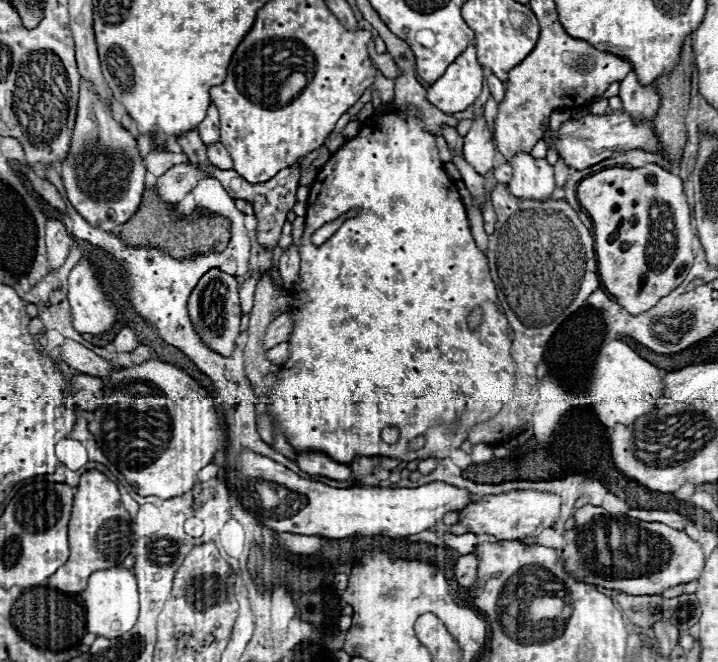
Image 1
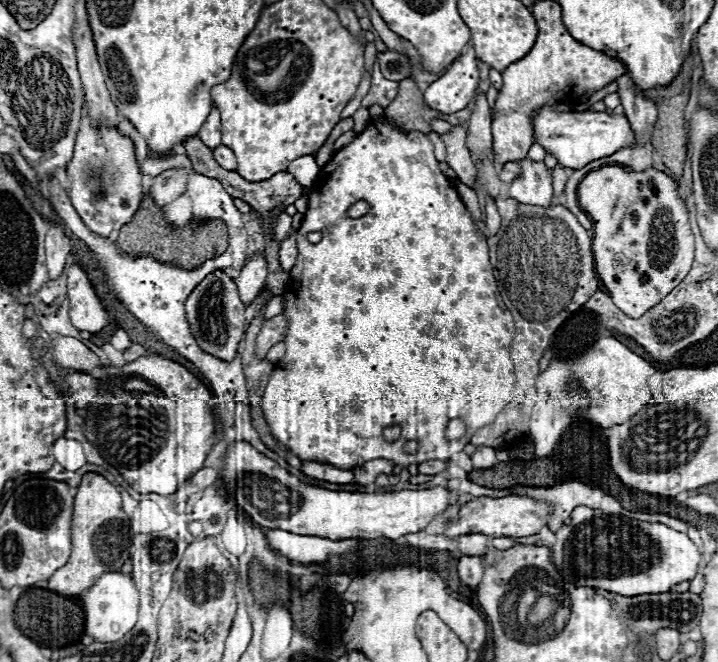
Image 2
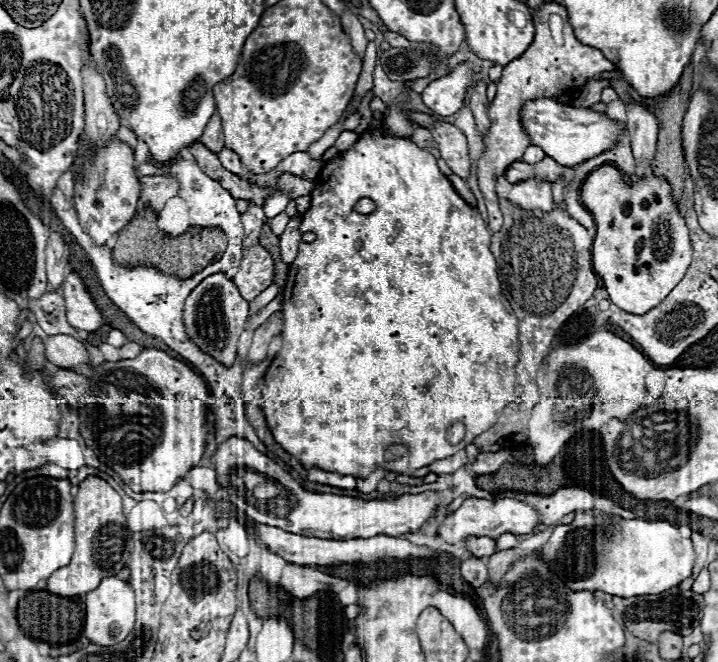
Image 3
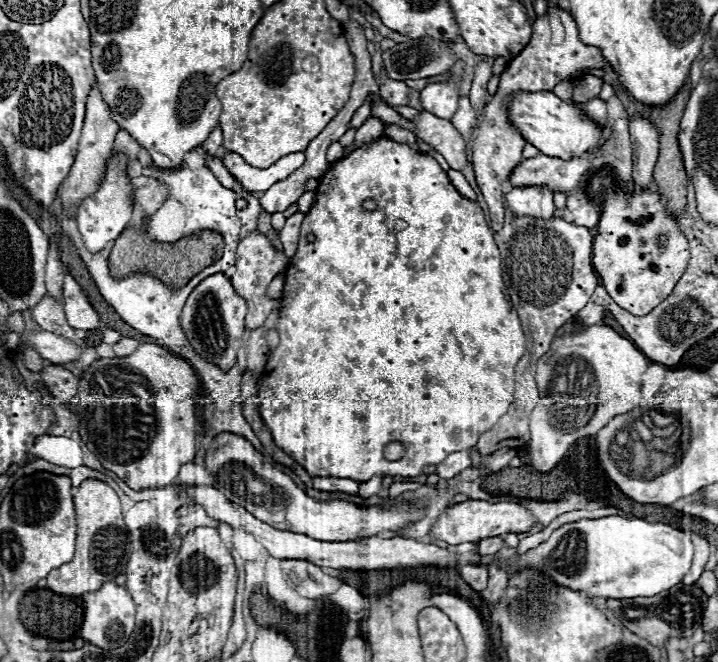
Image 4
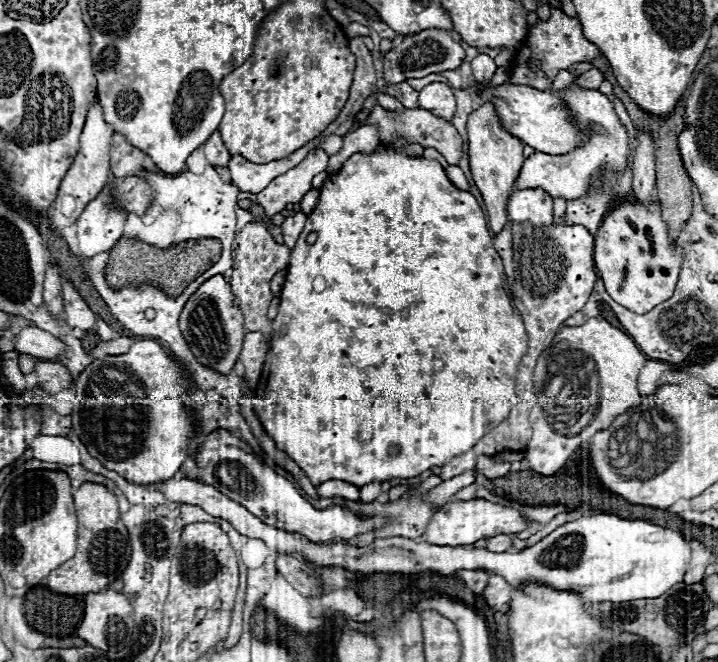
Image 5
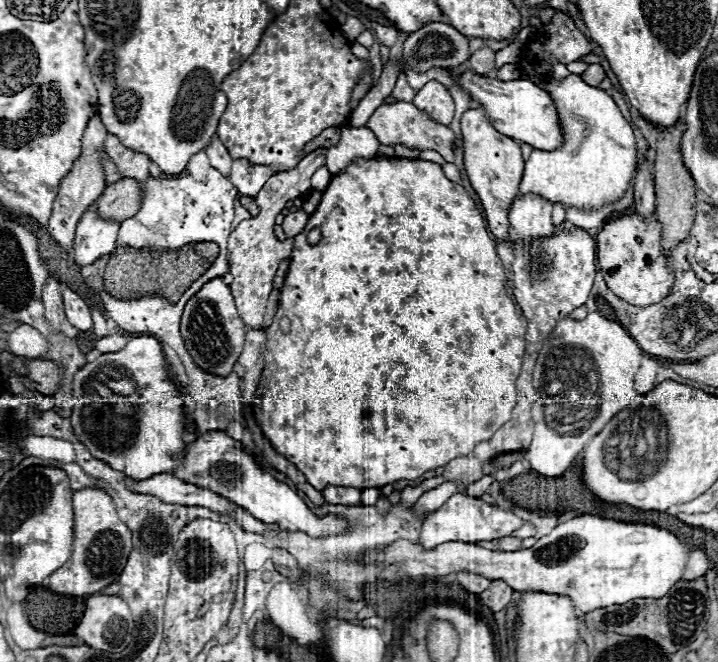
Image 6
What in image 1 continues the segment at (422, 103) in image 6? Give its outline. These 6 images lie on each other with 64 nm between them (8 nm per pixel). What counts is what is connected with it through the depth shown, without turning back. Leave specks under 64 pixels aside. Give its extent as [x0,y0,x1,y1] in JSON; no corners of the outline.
[428,44,484,114]

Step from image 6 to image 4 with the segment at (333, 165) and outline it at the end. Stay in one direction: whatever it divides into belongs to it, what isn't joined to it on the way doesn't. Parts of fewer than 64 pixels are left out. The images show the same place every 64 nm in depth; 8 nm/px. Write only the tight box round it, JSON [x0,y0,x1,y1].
[344,116,384,154]

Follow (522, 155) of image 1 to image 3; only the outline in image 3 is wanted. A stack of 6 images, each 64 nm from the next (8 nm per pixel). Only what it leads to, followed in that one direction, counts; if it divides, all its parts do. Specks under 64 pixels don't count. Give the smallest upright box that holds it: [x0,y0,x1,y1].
[508,180,554,212]

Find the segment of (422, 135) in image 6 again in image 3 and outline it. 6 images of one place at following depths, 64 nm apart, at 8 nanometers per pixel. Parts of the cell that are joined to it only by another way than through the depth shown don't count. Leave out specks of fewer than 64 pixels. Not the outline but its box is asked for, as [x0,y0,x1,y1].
[430,122,470,178]

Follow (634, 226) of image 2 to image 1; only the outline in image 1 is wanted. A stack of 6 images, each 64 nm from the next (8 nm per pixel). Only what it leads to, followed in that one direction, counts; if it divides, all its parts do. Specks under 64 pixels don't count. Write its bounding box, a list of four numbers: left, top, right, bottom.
[576,164,696,314]

